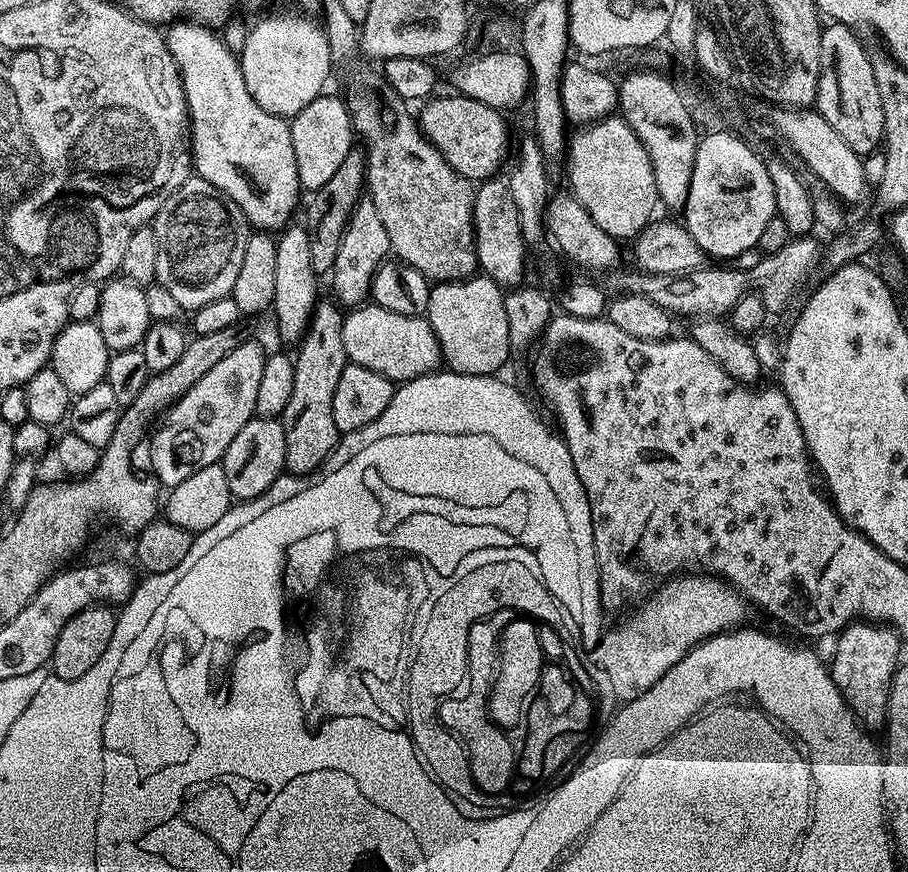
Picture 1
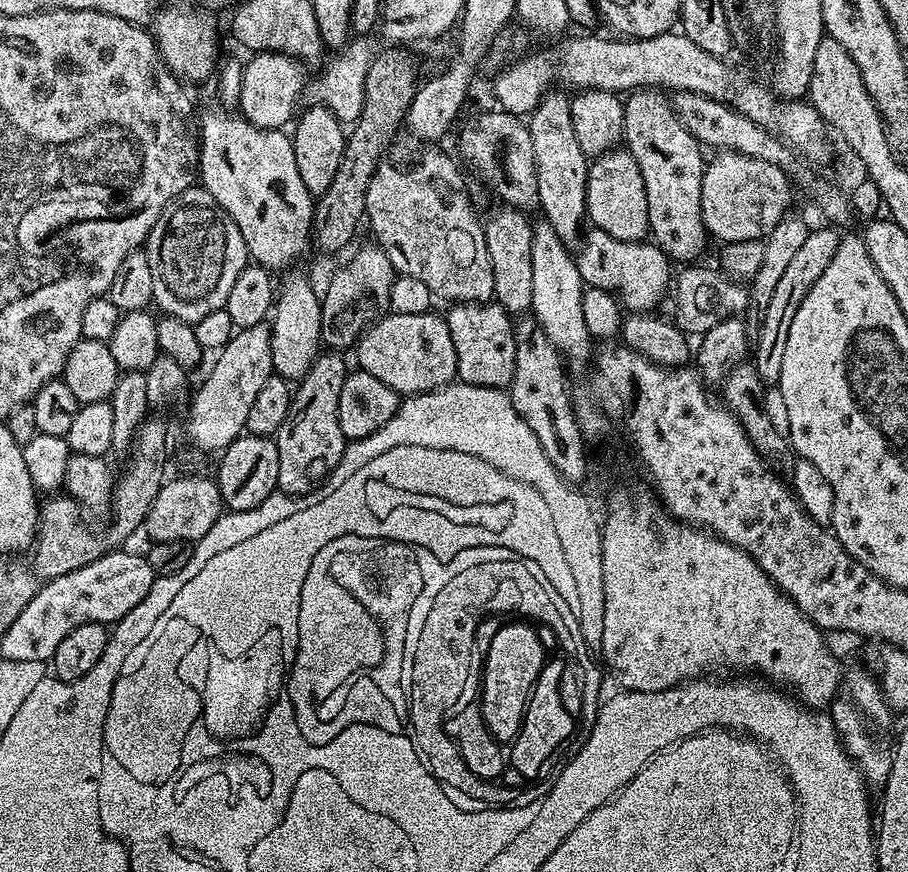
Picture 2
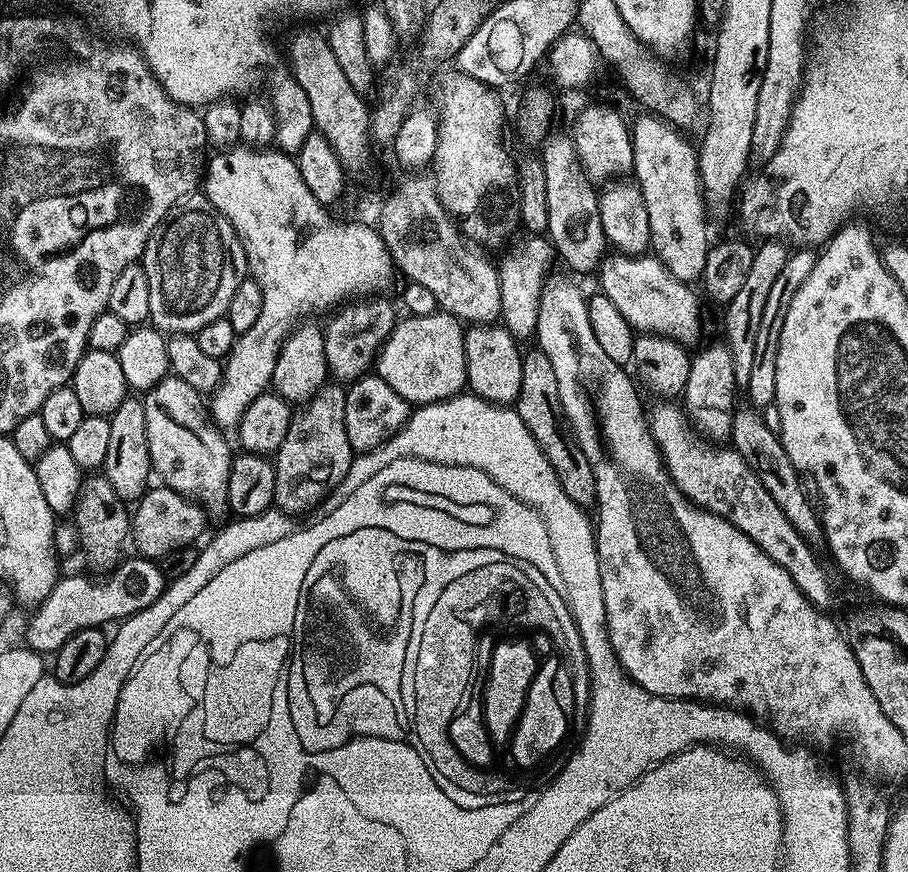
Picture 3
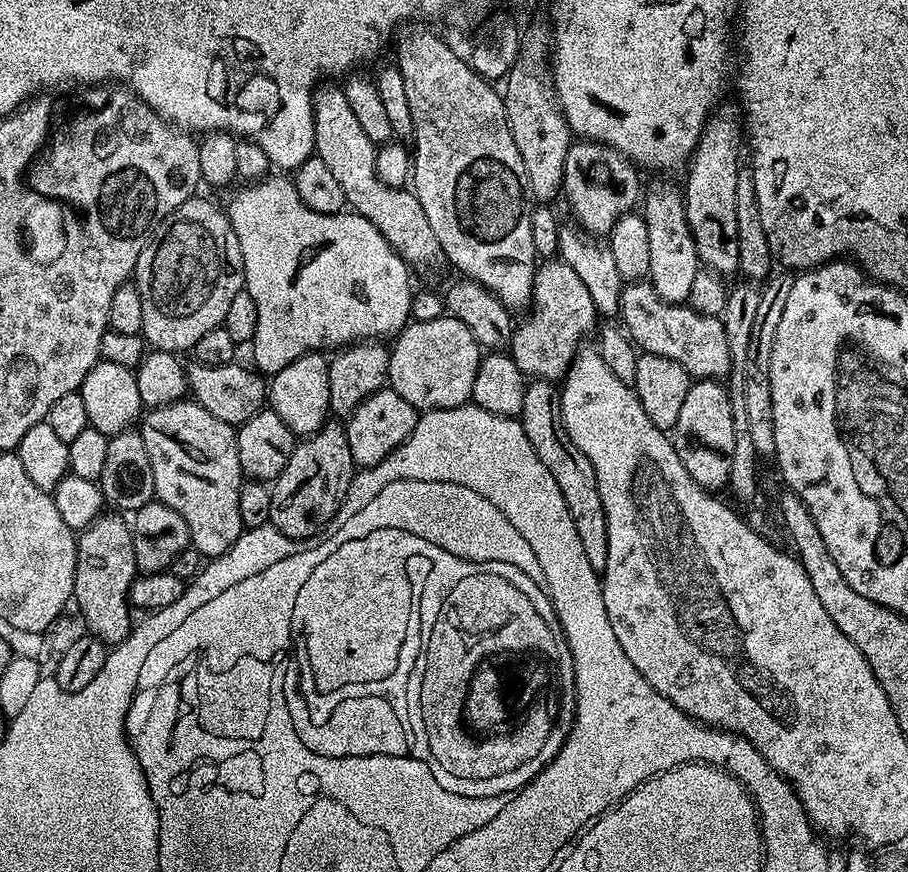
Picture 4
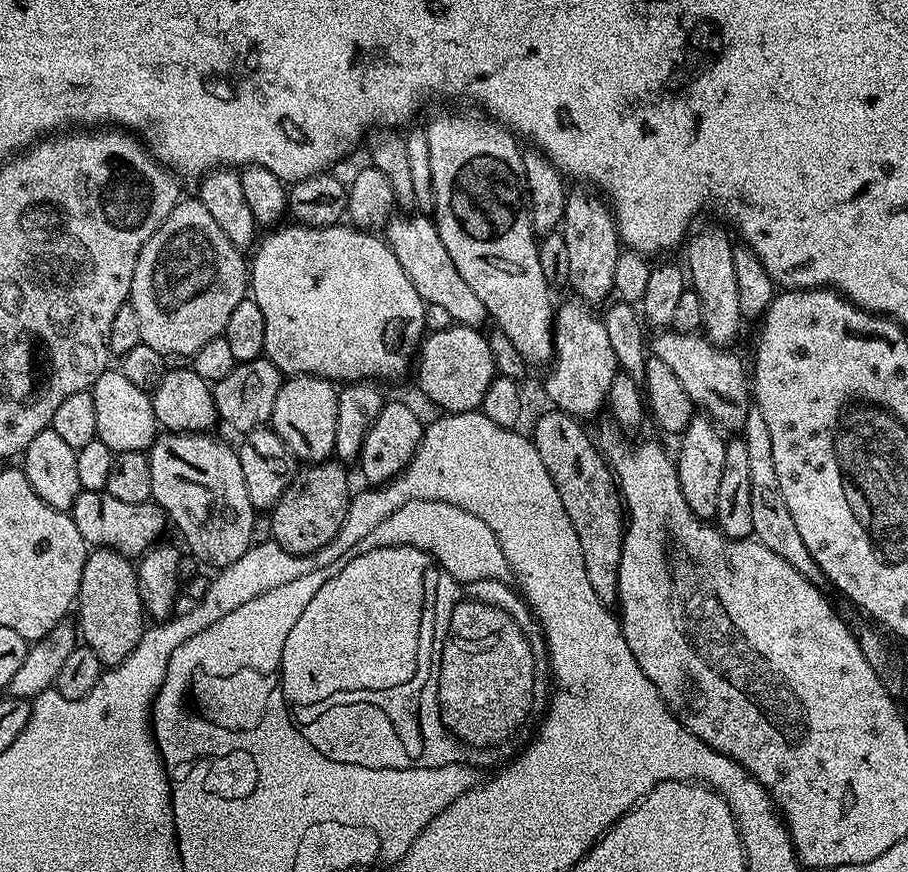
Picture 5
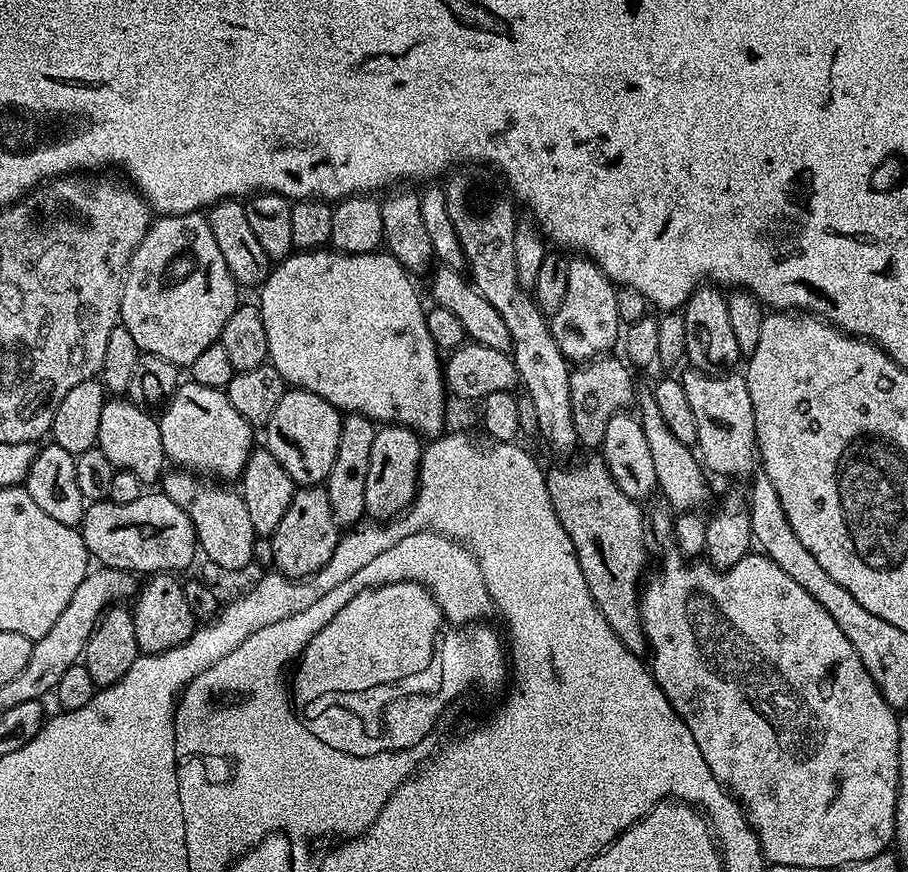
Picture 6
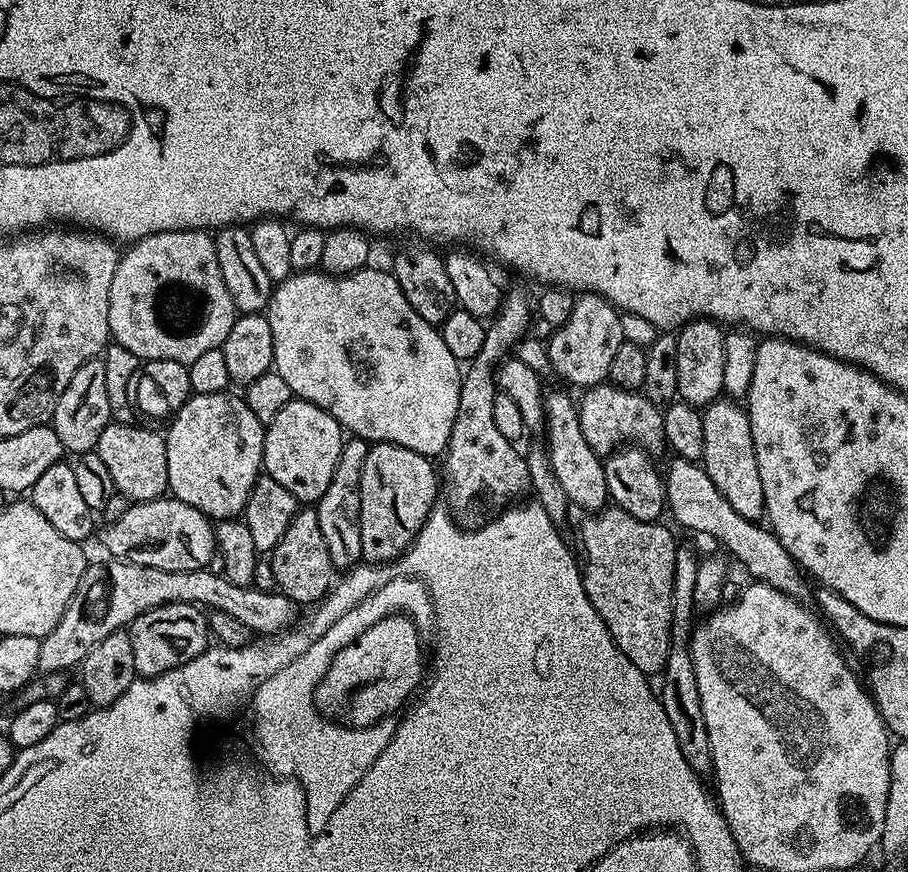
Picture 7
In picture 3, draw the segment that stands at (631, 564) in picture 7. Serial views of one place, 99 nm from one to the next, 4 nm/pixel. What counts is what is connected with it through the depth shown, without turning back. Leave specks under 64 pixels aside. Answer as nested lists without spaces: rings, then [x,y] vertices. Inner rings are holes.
[[[539,350],[525,351],[523,357],[522,390],[516,399],[515,410],[522,418],[524,425],[530,430],[534,442],[538,442],[544,457],[550,462],[558,482],[562,486],[562,490],[566,490],[570,502],[574,502],[579,508],[591,509],[596,503],[594,470],[590,466],[586,454],[582,454],[582,450],[566,431],[562,402],[558,398],[558,377],[554,375],[554,366],[550,362],[550,358],[546,358],[546,354]]]

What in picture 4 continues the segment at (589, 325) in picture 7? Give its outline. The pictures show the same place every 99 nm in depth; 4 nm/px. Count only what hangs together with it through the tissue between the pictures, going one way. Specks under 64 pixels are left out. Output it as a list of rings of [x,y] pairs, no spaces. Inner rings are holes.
[[[583,138],[577,139],[569,146],[566,154],[564,183],[562,185],[563,199],[568,199],[568,204],[572,207],[572,216],[576,219],[573,221],[583,228],[589,236],[595,238],[607,237],[614,226],[614,222],[618,222],[618,218],[629,215],[635,209],[632,207],[635,204],[637,207],[641,203],[642,184],[640,188],[639,174],[641,175],[637,165],[608,144],[597,144],[594,140],[585,140]]]

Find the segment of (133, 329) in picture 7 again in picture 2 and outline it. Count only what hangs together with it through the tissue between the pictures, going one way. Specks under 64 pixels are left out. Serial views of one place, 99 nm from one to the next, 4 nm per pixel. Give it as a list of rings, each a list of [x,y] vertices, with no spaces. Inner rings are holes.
[[[202,186],[187,188],[181,196],[176,196],[167,204],[150,230],[146,251],[150,258],[150,274],[154,277],[152,299],[155,307],[160,307],[163,315],[185,320],[190,325],[224,306],[230,286],[234,286],[238,274],[242,274],[250,262],[242,230],[238,230],[234,218],[230,218],[230,214],[226,214],[226,210],[222,210],[222,206],[218,206],[215,198]]]

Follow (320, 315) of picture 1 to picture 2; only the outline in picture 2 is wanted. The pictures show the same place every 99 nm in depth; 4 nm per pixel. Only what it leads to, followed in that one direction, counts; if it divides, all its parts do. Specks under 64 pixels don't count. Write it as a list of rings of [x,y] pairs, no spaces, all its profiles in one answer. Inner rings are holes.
[[[328,350],[317,356],[308,373],[295,385],[289,412],[275,432],[274,439],[278,450],[277,489],[288,496],[307,497],[309,492],[316,491],[336,469],[344,453],[346,441],[342,426],[338,423],[338,398],[342,394],[342,382],[346,382],[350,365],[340,356],[343,355],[336,350]]]

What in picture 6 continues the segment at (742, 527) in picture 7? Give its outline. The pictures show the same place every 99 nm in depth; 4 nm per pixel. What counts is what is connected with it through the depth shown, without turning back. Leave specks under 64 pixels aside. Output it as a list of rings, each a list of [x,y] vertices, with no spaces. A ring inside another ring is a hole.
[[[646,386],[641,392],[639,389],[635,393],[634,408],[638,413],[642,430],[646,430],[646,443],[648,443],[650,455],[654,462],[656,487],[659,493],[662,496],[664,494],[665,498],[668,499],[669,506],[667,505],[667,507],[669,509],[676,508],[677,513],[699,509],[701,507],[699,504],[704,504],[708,500],[707,478],[709,479],[709,477],[706,475],[697,453],[689,445],[678,442],[678,437],[667,428],[662,413],[658,411],[658,402],[654,402],[651,387]]]

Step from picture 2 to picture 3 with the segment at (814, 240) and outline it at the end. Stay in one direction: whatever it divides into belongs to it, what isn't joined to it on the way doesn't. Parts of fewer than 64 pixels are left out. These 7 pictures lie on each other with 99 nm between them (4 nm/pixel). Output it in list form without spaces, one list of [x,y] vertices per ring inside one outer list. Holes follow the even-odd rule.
[[[808,248],[793,251],[778,277],[774,280],[773,287],[770,289],[769,297],[766,298],[766,307],[762,312],[761,325],[758,326],[757,341],[754,342],[753,365],[750,366],[750,375],[747,386],[744,389],[748,395],[749,405],[757,410],[768,409],[775,403],[777,392],[777,356],[778,340],[781,338],[782,322],[785,321],[786,310],[789,309],[791,298],[797,293],[798,288],[813,269],[815,253]]]

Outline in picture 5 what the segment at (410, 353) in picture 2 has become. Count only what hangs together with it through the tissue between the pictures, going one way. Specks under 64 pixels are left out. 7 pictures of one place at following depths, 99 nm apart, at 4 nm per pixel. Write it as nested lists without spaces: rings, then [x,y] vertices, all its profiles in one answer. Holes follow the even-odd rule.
[[[453,324],[446,330],[428,332],[418,349],[414,372],[415,368],[421,394],[433,400],[444,414],[477,411],[482,398],[486,398],[486,390],[490,390],[490,382],[498,375],[496,359],[494,354],[490,354],[487,335],[461,324]]]

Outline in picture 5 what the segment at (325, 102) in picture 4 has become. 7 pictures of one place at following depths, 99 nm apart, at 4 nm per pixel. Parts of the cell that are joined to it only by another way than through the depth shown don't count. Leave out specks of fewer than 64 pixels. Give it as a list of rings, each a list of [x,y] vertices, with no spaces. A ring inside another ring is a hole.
[[[396,214],[389,219],[386,225],[386,233],[388,232],[386,243],[394,258],[398,258],[398,266],[406,270],[406,278],[410,278],[414,290],[418,290],[425,305],[433,304],[445,308],[453,324],[461,324],[477,330],[483,329],[489,319],[486,306],[482,306],[478,294],[474,294],[474,290],[470,290],[470,285],[463,280],[462,274],[458,274],[446,246],[442,246],[442,238],[435,223],[424,214],[400,215],[404,216]]]

